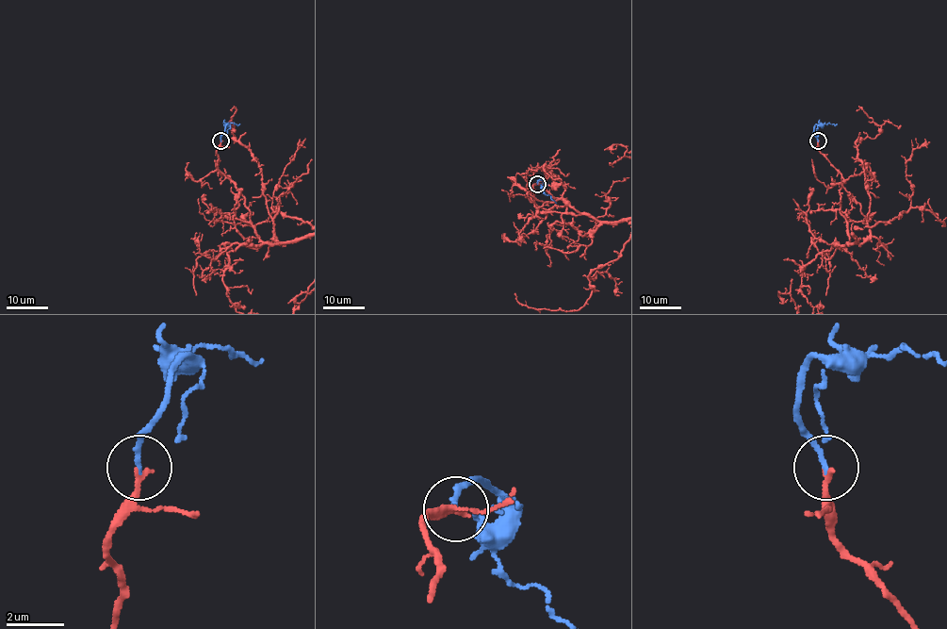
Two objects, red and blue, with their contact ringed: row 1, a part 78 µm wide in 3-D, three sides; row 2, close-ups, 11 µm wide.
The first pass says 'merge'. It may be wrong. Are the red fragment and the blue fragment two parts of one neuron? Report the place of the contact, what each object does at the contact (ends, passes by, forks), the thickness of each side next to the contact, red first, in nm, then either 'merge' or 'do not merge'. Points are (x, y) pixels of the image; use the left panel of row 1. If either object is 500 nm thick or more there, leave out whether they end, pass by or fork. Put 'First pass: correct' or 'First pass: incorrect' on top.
First pass: correct
(220, 140) | red ends | blue ends | 200/170 nm | merge

